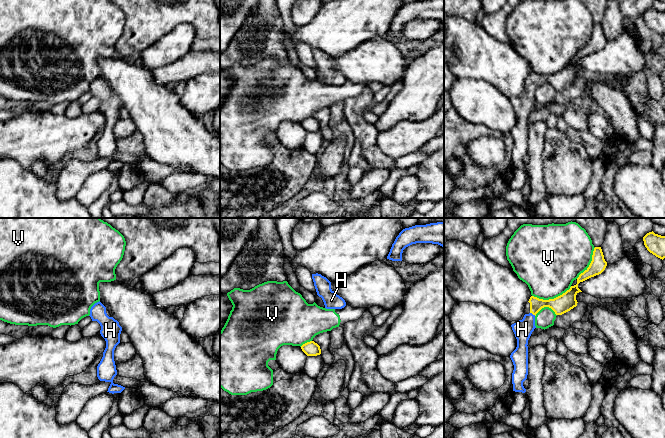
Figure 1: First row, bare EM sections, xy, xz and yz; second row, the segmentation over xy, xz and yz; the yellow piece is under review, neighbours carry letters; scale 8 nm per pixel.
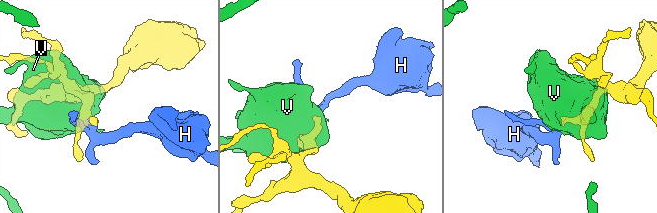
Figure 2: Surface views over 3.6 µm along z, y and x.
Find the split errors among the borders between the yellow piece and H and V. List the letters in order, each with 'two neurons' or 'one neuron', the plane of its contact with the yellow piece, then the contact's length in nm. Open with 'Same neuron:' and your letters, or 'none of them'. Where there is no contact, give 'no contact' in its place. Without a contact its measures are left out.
Same neuron: H
H: one neuron | yz | 50 nm
V: two neurons | yz | 340 nm

